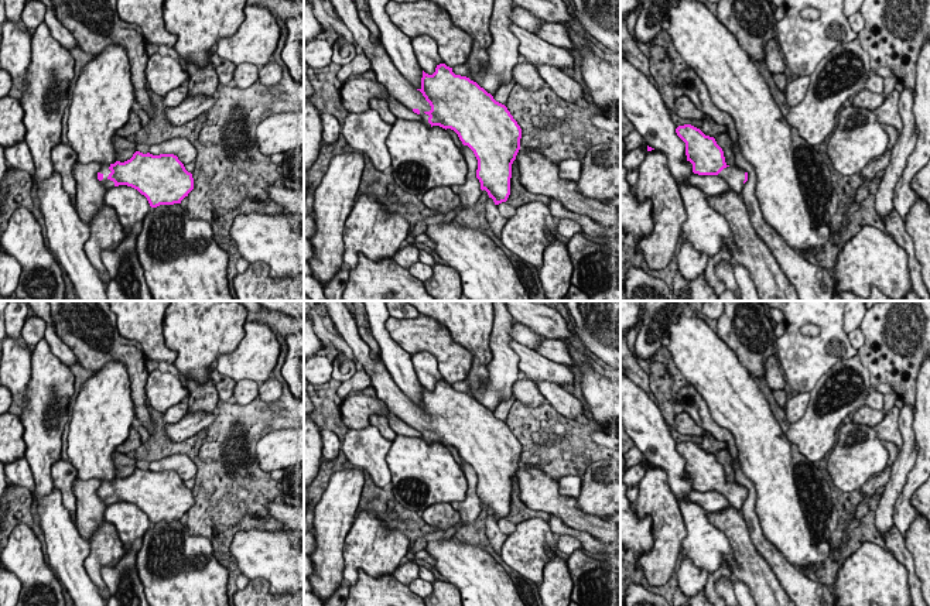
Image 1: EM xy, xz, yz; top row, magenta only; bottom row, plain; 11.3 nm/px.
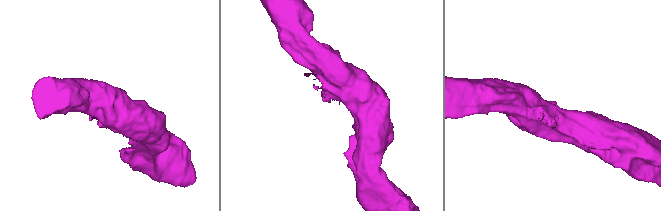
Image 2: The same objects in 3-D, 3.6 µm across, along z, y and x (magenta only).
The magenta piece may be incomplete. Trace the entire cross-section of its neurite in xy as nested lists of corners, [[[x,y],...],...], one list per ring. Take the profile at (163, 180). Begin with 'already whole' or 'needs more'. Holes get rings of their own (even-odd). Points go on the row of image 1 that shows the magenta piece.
needs more | [[[136,151],[124,162],[102,164],[98,179],[106,189],[127,185],[144,195],[151,208],[181,203],[194,189],[192,174],[174,154]]]

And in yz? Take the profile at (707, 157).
needs more | [[[691,124],[678,126],[676,133],[685,143],[687,161],[693,164],[694,174],[718,175],[734,192],[742,192],[748,172],[725,162],[724,151],[714,137],[705,136]]]

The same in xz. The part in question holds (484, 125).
needs more | [[[331,0],[338,17],[353,35],[353,41],[363,49],[372,64],[377,81],[387,89],[389,96],[421,116],[427,127],[440,126],[445,129],[464,154],[468,145],[476,160],[476,178],[481,189],[486,191],[495,205],[506,202],[510,195],[512,164],[520,150],[522,129],[507,107],[493,99],[483,88],[466,76],[455,75],[452,68],[440,64],[432,75],[423,71],[421,88],[416,89],[394,66],[382,42],[370,40],[370,31],[358,17],[353,0]]]

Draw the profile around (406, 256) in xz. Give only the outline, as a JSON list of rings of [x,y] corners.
[[[414,244],[400,247],[393,256],[393,260],[403,268],[410,268],[414,263],[420,261],[420,250]]]

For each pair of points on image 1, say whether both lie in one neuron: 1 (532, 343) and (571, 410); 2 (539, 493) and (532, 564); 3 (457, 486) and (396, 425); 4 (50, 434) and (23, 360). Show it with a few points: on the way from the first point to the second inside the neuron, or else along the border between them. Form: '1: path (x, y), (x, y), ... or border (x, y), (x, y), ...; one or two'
1: path (543, 360), (553, 376), (556, 393); one
2: border (547, 521), (553, 534); two
3: path (441, 472), (410, 441); one
4: path (44, 416), (43, 387), (34, 379); one

